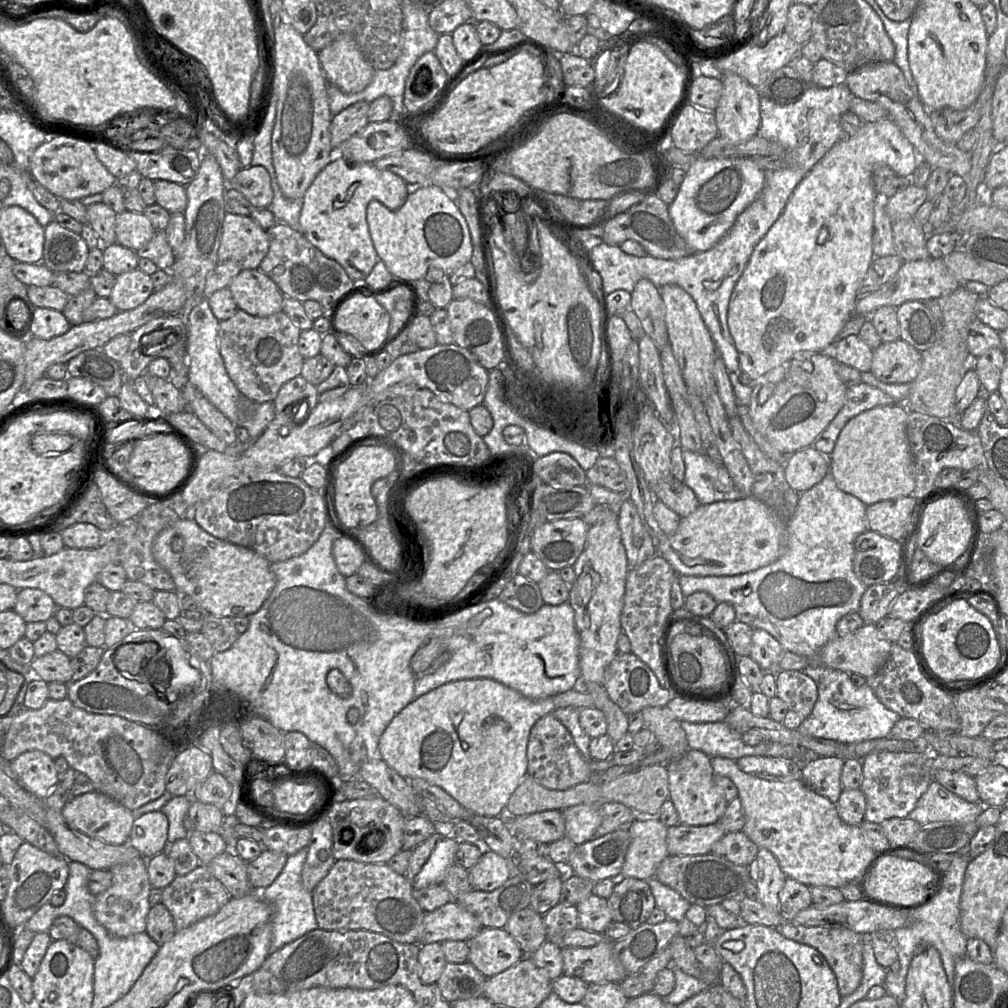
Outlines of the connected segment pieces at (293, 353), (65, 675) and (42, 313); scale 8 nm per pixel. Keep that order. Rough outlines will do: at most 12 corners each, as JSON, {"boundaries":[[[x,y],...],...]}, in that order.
{"boundaries":[[[237,309],[220,354],[245,399],[274,401],[301,375],[300,332],[283,311]],[[58,649],[36,657],[28,675],[72,681],[71,658]],[[36,307],[28,334],[41,339],[71,327],[62,311]]]}

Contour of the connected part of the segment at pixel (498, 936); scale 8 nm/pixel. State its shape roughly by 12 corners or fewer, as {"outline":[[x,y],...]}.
{"outline":[[505,928],[468,941],[470,962],[486,978],[524,953]]}

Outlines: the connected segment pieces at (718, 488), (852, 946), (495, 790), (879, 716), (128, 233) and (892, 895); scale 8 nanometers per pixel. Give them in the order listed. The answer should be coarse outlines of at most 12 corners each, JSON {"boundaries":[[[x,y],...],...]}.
{"boundaries":[[[683,450],[684,483],[700,505],[743,498],[726,467]],[[783,921],[786,938],[814,947],[841,997],[863,976],[864,936],[847,928]],[[491,679],[415,698],[379,739],[403,778],[498,817],[540,718],[594,707]],[[808,666],[818,698],[797,728],[843,744],[888,737],[901,718],[867,683]],[[142,212],[116,215],[116,242],[137,251],[155,234]],[[888,855],[874,864],[863,890],[894,905],[922,900],[934,874]]]}

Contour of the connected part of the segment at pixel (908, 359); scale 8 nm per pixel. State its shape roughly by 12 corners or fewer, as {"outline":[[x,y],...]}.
{"outline":[[901,338],[882,342],[870,372],[887,384],[912,383],[922,353]]}

